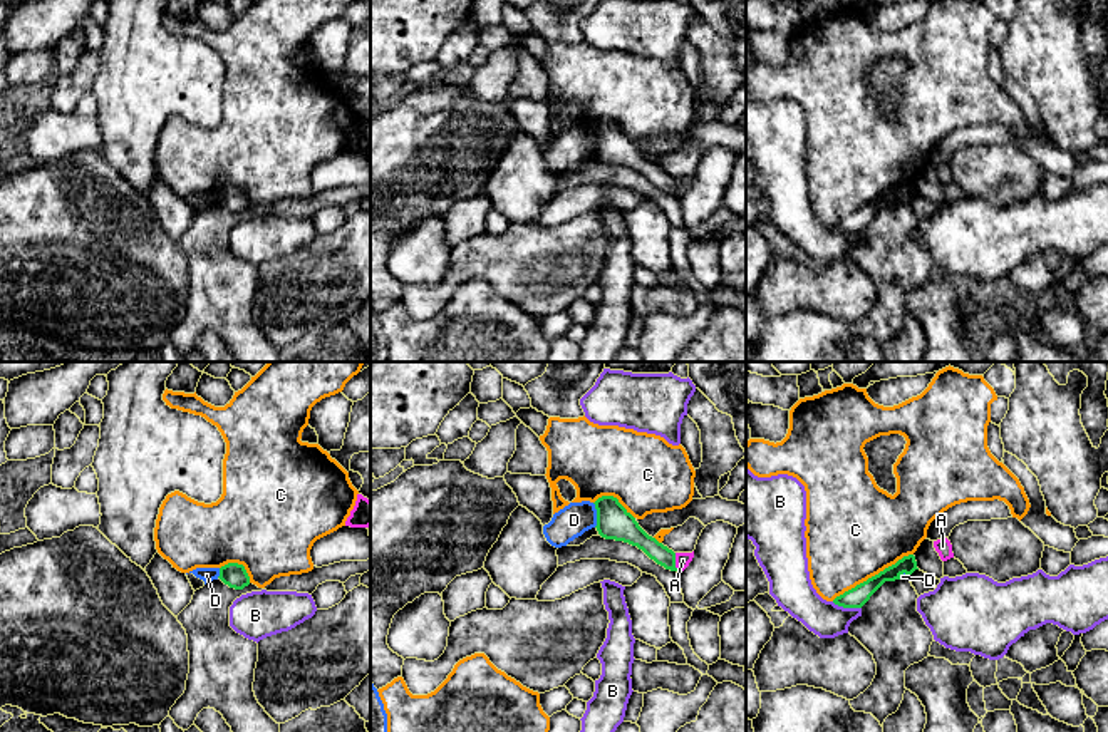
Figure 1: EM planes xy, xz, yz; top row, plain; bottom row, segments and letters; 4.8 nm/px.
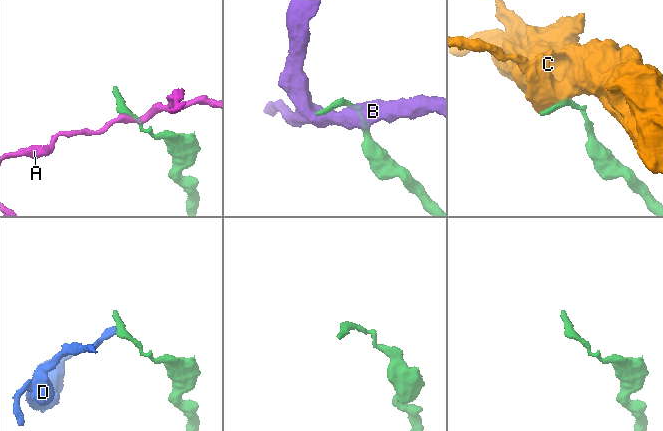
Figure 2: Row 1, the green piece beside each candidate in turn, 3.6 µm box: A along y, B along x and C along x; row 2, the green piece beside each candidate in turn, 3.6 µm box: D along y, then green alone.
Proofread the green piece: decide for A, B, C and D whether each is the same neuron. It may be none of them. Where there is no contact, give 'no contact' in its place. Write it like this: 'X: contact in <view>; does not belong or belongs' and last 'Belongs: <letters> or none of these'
A: contact in xz; does not belong
B: contact in yz; does not belong
C: contact in yz; does not belong
D: contact in xz; does not belong
Belongs: none of these

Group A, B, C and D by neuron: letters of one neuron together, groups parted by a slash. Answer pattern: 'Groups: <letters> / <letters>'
Groups: A / B / C / D

